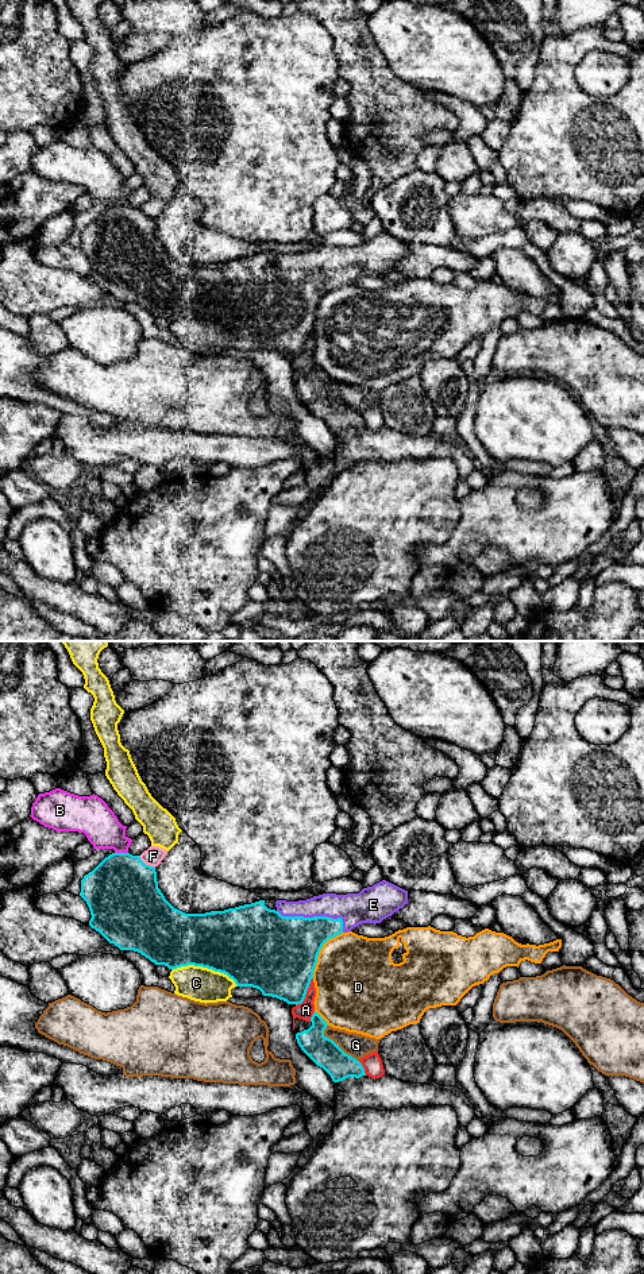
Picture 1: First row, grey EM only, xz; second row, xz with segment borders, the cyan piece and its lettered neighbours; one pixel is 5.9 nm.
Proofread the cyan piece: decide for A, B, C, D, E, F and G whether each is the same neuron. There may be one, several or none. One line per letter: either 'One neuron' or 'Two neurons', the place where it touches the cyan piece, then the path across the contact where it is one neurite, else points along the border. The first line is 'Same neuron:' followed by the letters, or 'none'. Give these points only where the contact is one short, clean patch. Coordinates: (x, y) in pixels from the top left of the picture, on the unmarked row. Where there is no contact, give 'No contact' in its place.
Same neuron: E
A: Two neurons. Touches cyan at xz (305, 344)
B: Two neurons. Touches cyan at xz (122, 205)
C: Two neurons. Touches cyan at xz (205, 319)
D: Two neurons. Touches cyan at xz (319, 304)
E: One neuron. Touches cyan at xz (315, 269). Path across: xz (286, 300), (315, 269), (340, 266), (354, 261)
F: Two neurons. Touches cyan at xz (145, 216)
G: Two neurons. Touches cyan at xz (335, 396)

